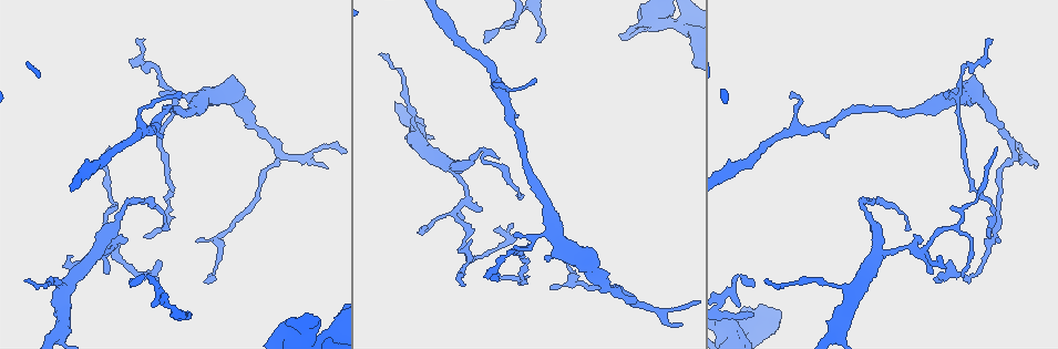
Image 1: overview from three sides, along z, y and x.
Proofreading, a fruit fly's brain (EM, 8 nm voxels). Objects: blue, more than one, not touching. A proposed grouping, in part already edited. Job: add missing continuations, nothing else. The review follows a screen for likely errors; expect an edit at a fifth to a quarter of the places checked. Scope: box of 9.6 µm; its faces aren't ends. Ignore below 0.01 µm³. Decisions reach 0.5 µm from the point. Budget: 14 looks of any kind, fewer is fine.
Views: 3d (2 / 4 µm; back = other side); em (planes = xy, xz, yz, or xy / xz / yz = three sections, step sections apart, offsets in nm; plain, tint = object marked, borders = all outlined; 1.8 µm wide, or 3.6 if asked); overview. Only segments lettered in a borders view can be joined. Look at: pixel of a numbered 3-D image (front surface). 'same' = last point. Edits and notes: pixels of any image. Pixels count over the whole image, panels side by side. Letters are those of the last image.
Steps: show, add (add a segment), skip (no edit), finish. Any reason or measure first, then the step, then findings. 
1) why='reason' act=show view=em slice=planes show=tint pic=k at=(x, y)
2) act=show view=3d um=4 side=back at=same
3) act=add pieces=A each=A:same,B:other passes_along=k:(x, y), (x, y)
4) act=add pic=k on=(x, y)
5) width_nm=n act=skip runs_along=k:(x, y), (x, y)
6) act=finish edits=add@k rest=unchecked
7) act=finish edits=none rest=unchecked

why='a narrow waist' act=show view=3d um=2 pic=1 at=(140, 271)

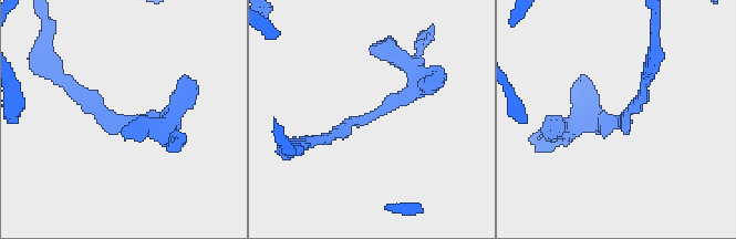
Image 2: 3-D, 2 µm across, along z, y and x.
act=show view=em slice=xy step=4 show=tint pic=2 at=(379, 116)

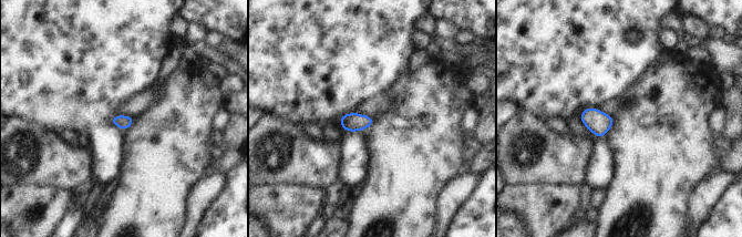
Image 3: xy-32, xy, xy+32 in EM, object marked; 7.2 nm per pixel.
why='what lies round it' act=show view=em slice=xy step=4 show=borders at=same

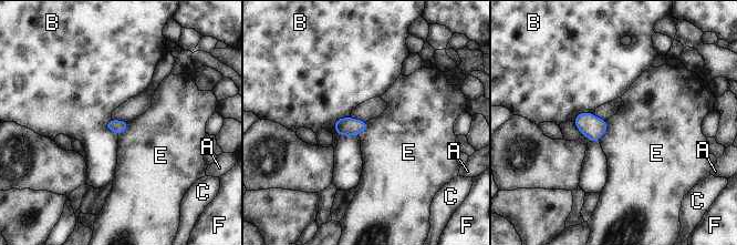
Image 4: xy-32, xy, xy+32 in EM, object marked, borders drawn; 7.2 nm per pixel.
act=skip each=A:other,B:other,C:other,E:other,F:other border=4:(606, 120), (606, 130), (599, 140) found='no lettered segment goes on from it'

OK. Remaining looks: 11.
why='thin end' act=show view=em slice=planes show=borders pic=1 at=(967, 282)

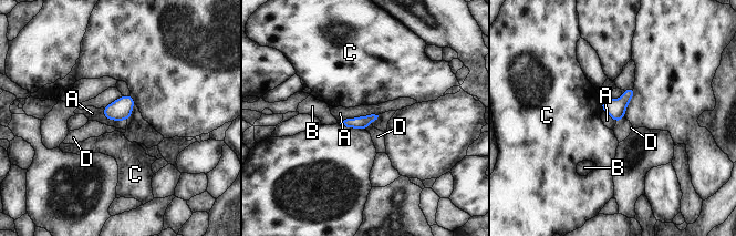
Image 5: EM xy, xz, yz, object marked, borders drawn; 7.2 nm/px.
width_nm=100 act=skip each=A:other,B:other,C:other,D:other border=5:(377, 114), (358, 115), (341, 121) found='none of them fits'

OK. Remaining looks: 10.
why='a narrow waist' act=show view=3d um=4 pic=1 at=(136, 201)

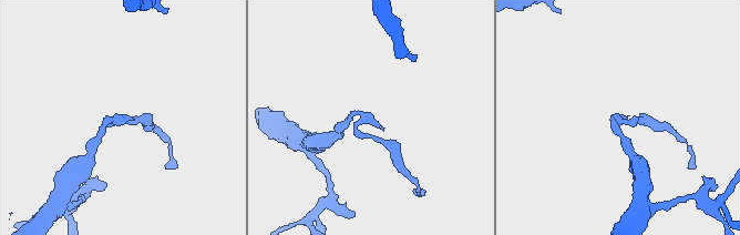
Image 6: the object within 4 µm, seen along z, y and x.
why='need the tissue' act=show view=em slice=planes show=tint pic=6 at=(631, 123)

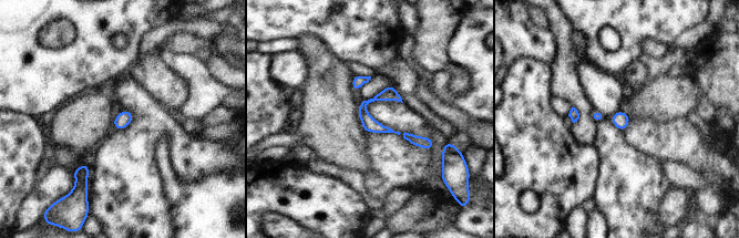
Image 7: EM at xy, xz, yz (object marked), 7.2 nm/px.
why='see the neighbours' act=show view=em slice=planes show=borders at=same

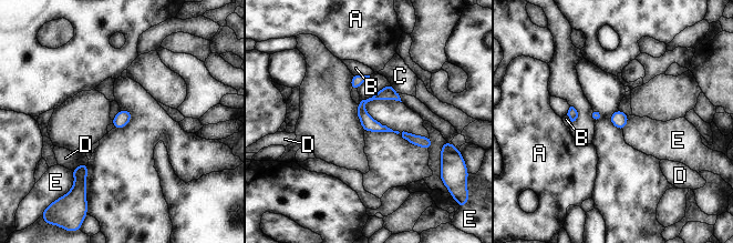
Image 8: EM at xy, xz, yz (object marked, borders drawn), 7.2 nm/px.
width_nm=110 act=skip each=A:other,B:other,C:other,D:other,E:other runs_along=8:(362, 104), (373, 125), (429, 144) found='no lettered segment goes on from it'

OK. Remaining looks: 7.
why='an open end' act=show view=3d um=2 side=back pic=1 at=(497, 279)

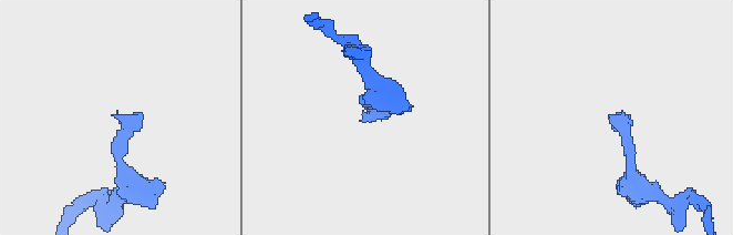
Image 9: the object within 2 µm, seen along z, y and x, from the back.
act=show view=em slice=planes show=borders pic=9 at=(609, 117)

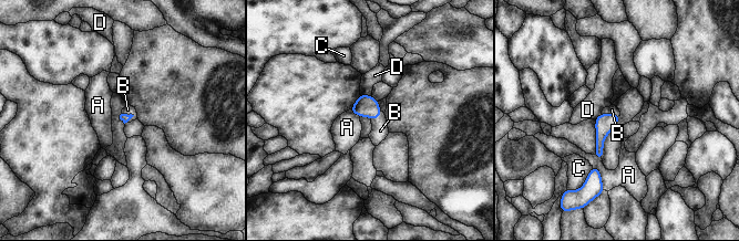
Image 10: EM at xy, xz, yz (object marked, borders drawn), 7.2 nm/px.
longest_contact=A:200nm act=add pieces=B each=A:other,B:same,C:other,D:other passes_along=10:(124, 117), (130, 114), (127, 109) found='it goes on there'

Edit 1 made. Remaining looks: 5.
why='thin end' act=show view=3d um=4 pic=1 at=(945, 94)

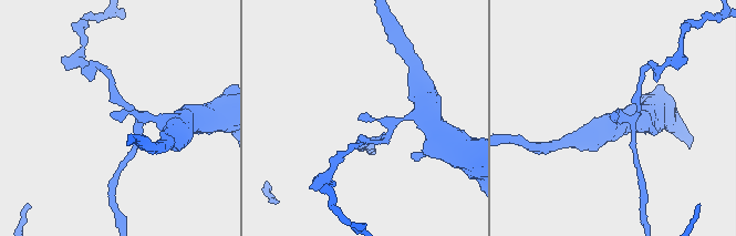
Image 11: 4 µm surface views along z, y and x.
why='shape alone is not enough' act=show view=em um=3.6 slice=planes show=borders pic=11 at=(360, 118)

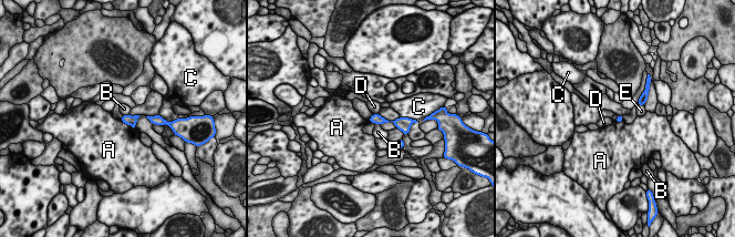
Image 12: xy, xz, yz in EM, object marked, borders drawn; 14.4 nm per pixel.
act=skip each=A:other,B:other,C:other,D:other,E:other border=12:(120, 120), (133, 129) found='none of them fits'

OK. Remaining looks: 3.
why='thin end' act=show view=em slice=xz step=8 show=tint pic=1 at=(109, 147)

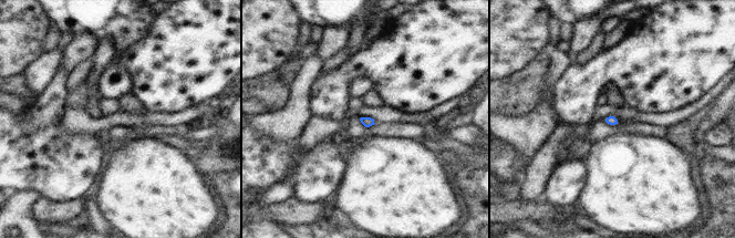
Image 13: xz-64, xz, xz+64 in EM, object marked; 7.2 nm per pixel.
act=show view=em slice=xz step=8 show=borders at=same

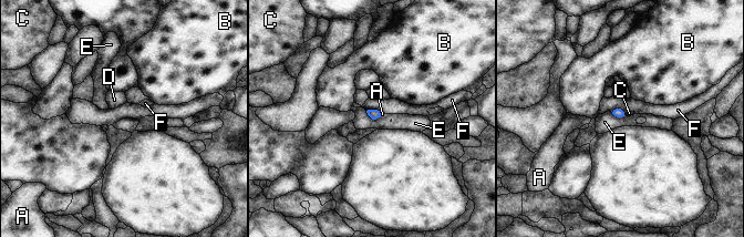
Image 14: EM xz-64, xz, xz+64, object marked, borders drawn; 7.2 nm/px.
width_nm=70 act=skip each=A:other,B:other,C:other,D:other,E:other,F:other border=14:(608, 111), (616, 117), (628, 116) found='none of them fits'

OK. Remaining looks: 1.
act=finish edits=add@10 rest=unchecked

